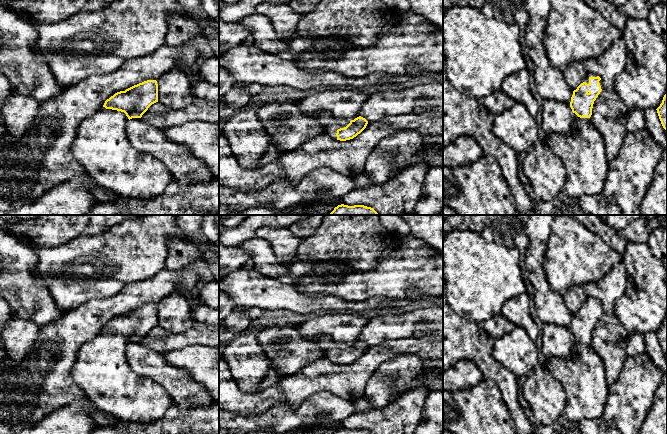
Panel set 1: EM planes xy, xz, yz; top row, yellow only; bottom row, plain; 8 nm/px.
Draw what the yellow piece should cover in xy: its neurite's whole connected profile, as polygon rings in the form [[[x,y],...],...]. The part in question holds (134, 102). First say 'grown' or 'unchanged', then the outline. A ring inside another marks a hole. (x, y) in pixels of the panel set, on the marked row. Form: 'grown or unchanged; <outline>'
grown; [[[147,80],[125,91],[115,93],[78,128],[72,153],[86,173],[99,185],[113,191],[118,197],[148,199],[163,193],[172,175],[155,157],[141,153],[130,143],[125,125],[132,118],[141,118],[148,108],[158,102],[156,80]]]

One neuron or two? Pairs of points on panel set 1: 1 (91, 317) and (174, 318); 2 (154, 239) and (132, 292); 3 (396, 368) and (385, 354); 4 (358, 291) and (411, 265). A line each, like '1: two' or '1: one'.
1: two
2: two
3: two
4: one

